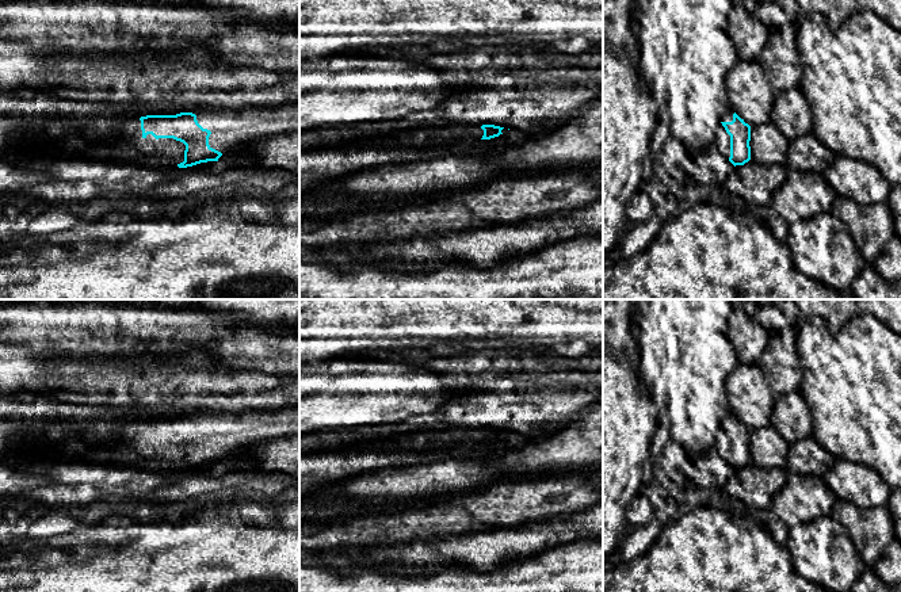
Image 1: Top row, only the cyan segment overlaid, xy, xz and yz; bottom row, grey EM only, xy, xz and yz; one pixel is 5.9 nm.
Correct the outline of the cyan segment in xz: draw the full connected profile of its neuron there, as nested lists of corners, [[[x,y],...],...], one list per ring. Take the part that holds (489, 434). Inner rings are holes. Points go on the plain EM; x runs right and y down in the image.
[[[459,428],[443,429],[434,432],[413,432],[402,434],[392,438],[358,442],[341,446],[333,451],[348,452],[352,450],[374,450],[374,448],[405,448],[405,450],[427,450],[442,448],[447,446],[472,444],[472,443],[490,443],[499,440],[504,431],[495,428]]]

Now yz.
[[[732,412],[715,432],[715,450],[734,470],[751,463],[751,429]]]

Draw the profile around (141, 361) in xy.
[[[192,348],[184,354],[176,354],[176,355],[153,355],[150,352],[141,354],[141,355],[129,355],[126,358],[85,358],[83,360],[96,360],[99,363],[103,362],[111,362],[111,363],[119,363],[122,366],[135,366],[138,368],[148,367],[148,366],[165,366],[165,367],[183,367],[183,368],[228,368],[221,360],[215,360],[211,354],[202,348]]]

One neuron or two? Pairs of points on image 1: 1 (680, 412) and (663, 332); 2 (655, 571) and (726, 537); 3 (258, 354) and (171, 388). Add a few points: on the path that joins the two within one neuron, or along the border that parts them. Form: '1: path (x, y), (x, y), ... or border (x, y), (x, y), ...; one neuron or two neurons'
1: path (680, 392), (680, 367), (675, 361), (674, 352); one neuron
2: path (672, 571), (693, 571), (709, 554); one neuron
3: border (228, 366), (259, 371); two neurons

